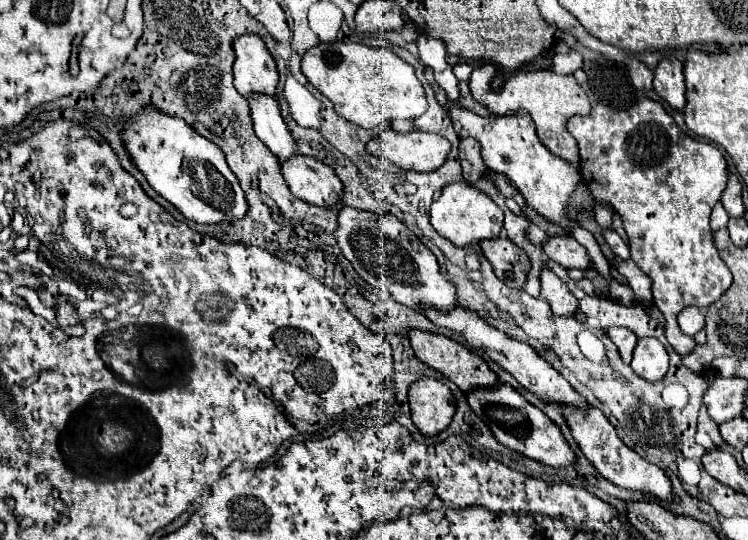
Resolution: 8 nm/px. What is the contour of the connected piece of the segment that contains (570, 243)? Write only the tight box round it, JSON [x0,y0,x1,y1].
[542,234,590,270]

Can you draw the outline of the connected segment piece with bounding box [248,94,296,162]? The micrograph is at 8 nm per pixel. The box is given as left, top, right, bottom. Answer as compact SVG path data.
M252 94L248 104L254 122L254 134L278 156L278 160L284 162L288 156L296 154L294 140L284 118L280 116L278 102L266 94Z

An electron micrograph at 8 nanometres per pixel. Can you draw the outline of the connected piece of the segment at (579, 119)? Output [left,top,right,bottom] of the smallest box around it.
[568,56,732,354]

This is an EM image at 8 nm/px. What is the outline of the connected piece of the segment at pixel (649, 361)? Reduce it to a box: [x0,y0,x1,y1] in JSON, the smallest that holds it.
[630,338,668,382]

